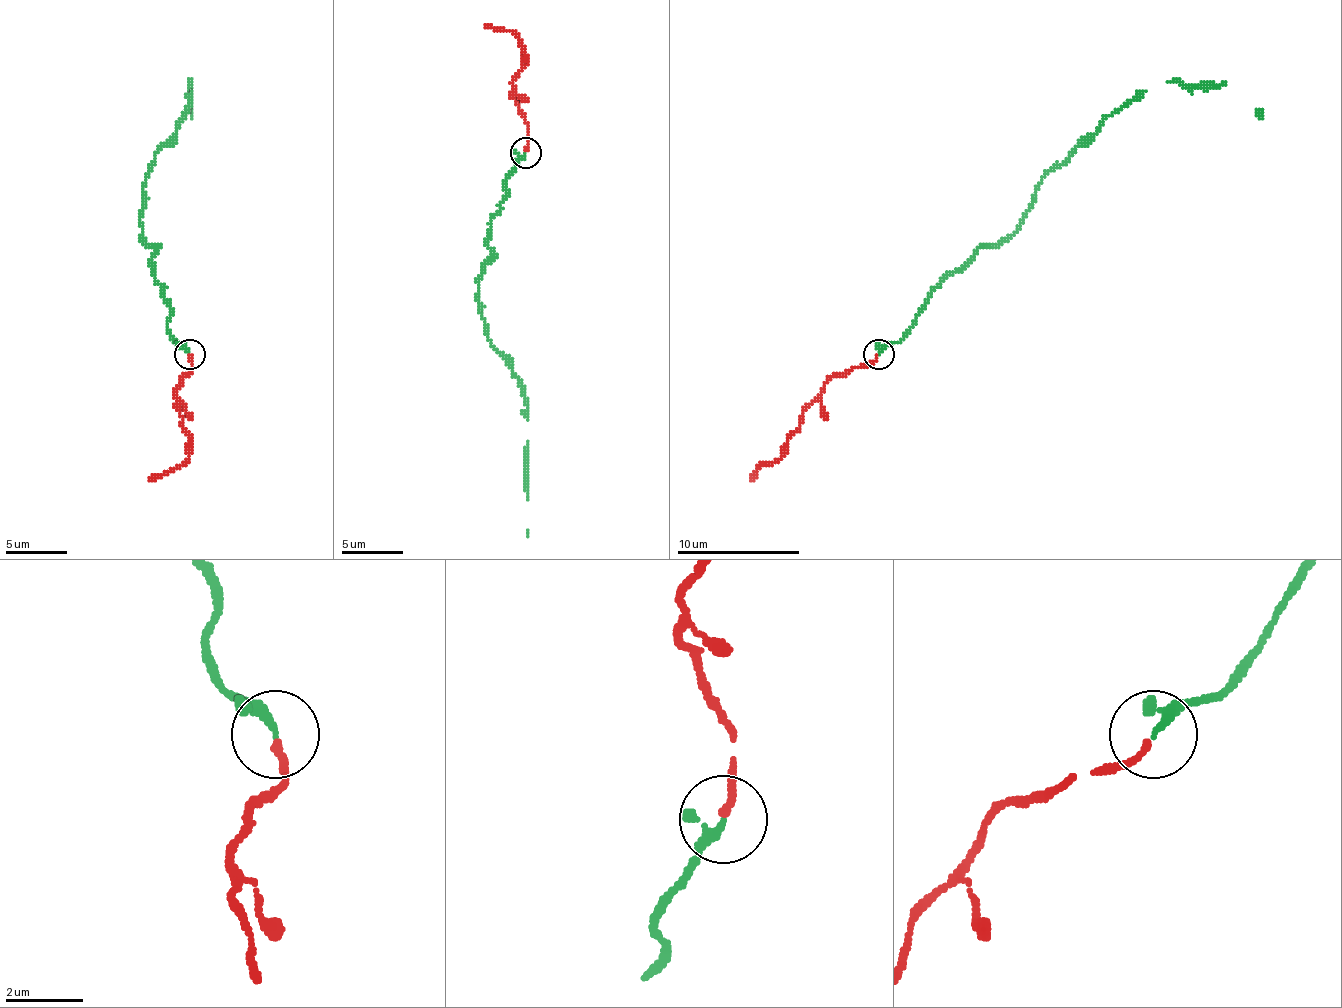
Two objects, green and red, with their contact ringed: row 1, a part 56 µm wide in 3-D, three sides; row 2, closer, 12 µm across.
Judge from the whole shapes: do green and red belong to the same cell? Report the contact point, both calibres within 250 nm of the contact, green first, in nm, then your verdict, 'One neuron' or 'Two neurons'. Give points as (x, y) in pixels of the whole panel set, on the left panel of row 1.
Place: (189, 354). Thickness 170 nm (green) against 180 nm. One neuron

